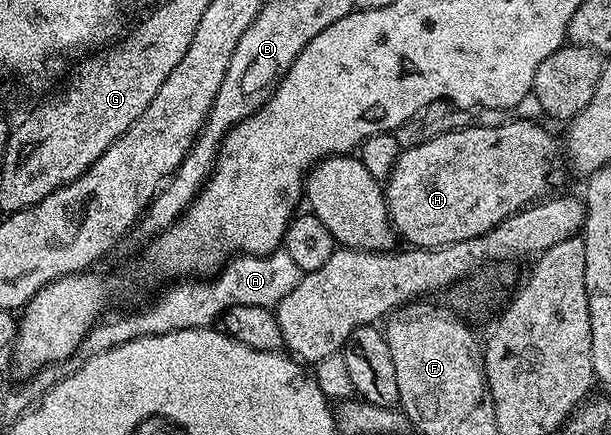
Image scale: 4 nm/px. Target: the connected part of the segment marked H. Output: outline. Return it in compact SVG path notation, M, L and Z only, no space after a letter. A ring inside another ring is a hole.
M507 118L499 126L468 126L458 128L455 131L442 133L433 137L427 142L422 142L419 146L404 148L399 153L397 162L391 171L391 177L385 181L385 195L387 197L387 213L391 215L391 224L394 226L396 233L403 236L408 241L408 245L416 248L440 248L449 246L453 242L465 242L465 238L477 238L485 234L493 226L497 226L505 218L509 218L515 212L520 212L523 208L528 207L540 198L548 195L547 187L551 184L551 175L555 172L555 159L561 156L561 144L555 141L555 136L547 128L542 128L542 123L535 120L520 118Z

